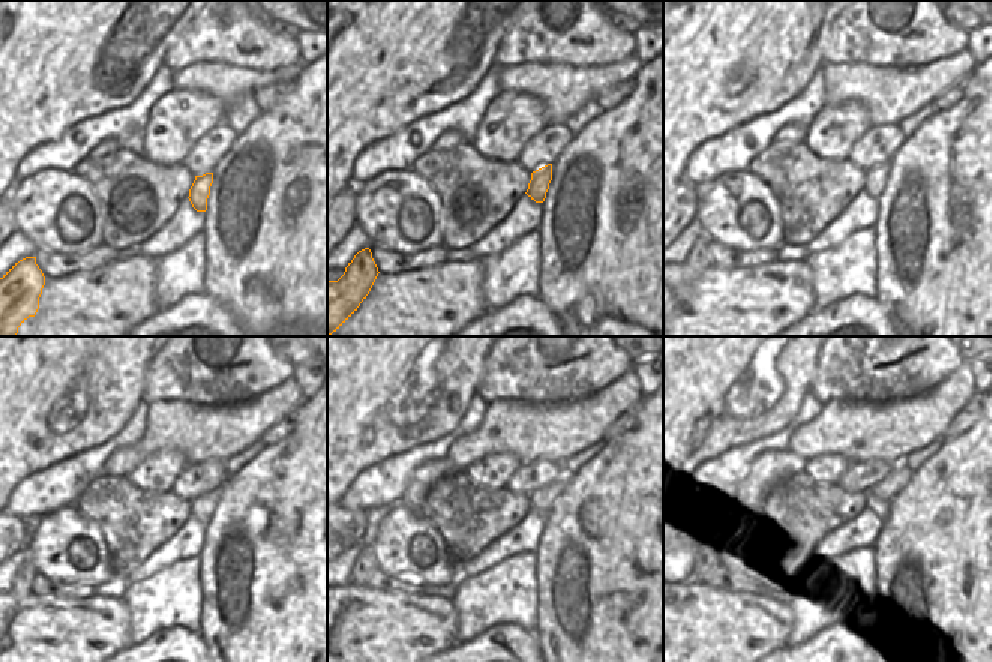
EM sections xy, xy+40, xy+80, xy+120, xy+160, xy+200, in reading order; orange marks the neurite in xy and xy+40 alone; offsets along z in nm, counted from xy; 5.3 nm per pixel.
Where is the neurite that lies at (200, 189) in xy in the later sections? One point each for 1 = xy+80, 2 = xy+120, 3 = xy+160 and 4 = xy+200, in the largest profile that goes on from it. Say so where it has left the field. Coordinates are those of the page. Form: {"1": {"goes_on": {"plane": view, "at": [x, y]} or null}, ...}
{"1": {"goes_on": {"plane": "xy+80", "at": [875, 177]}}, "2": {"goes_on": {"plane": "xy+120", "at": [203, 508]}}, "3": {"goes_on": {"plane": "xy+160", "at": [541, 500]}}, "4": {"goes_on": {"plane": "xy+200", "at": [889, 488]}}}

